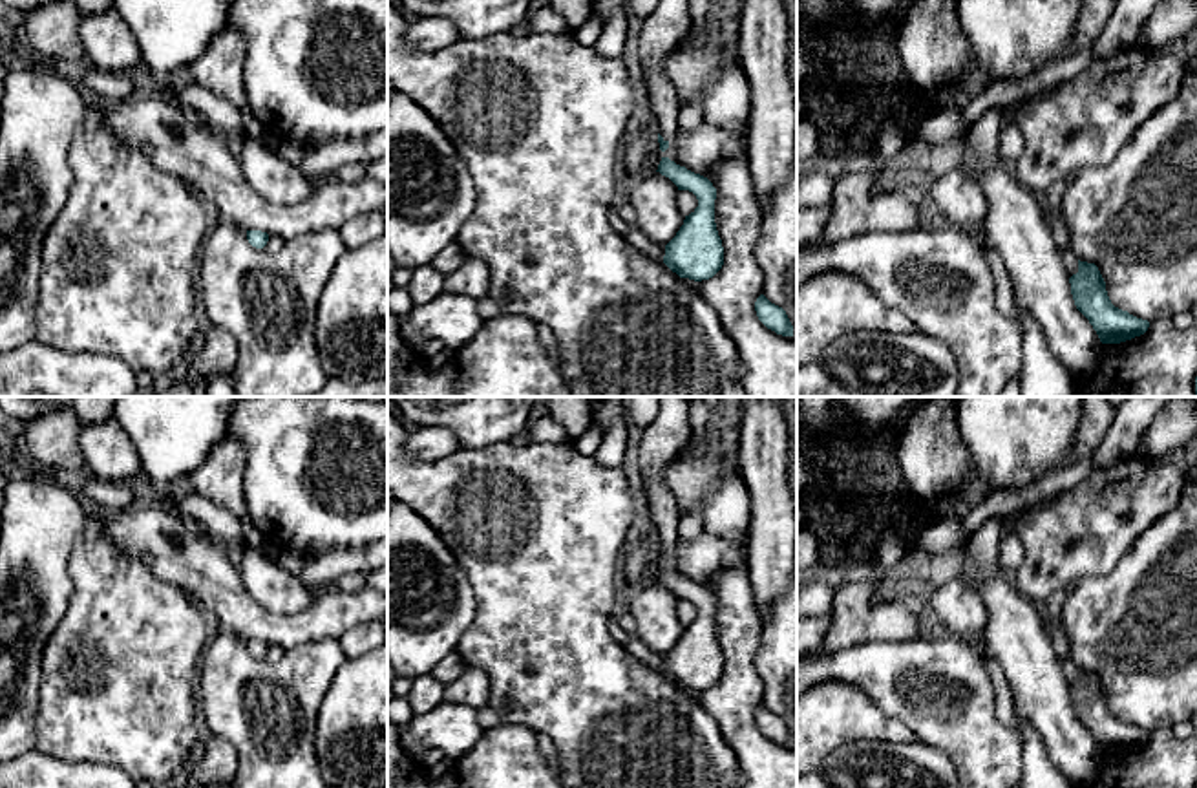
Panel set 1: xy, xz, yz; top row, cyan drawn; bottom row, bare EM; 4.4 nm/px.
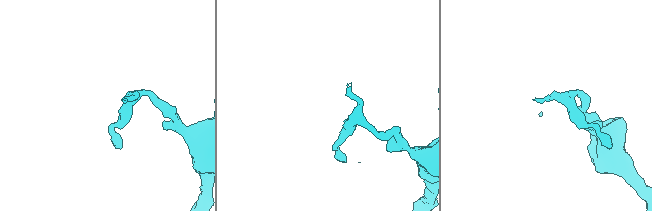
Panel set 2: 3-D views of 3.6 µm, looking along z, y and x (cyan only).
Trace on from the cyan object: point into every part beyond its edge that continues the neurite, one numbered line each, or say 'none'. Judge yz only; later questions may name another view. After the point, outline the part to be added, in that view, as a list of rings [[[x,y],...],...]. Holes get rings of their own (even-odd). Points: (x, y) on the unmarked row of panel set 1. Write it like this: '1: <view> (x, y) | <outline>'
none

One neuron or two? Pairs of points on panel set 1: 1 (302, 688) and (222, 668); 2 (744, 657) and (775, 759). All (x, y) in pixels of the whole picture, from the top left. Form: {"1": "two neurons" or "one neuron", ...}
{"1": "one neuron", "2": "one neuron"}

